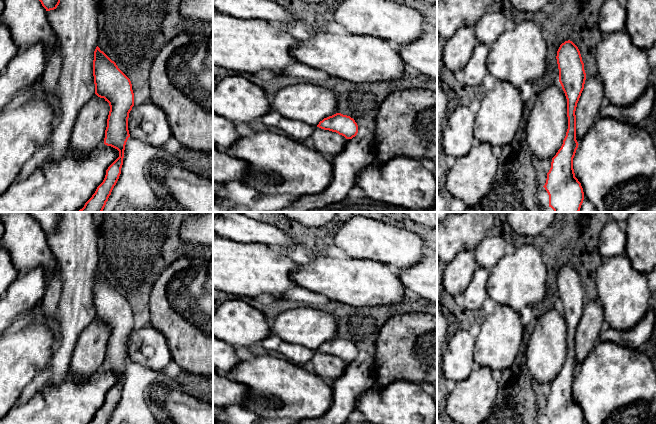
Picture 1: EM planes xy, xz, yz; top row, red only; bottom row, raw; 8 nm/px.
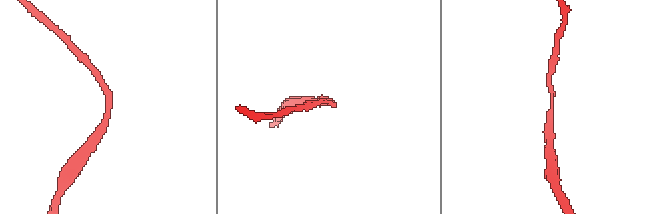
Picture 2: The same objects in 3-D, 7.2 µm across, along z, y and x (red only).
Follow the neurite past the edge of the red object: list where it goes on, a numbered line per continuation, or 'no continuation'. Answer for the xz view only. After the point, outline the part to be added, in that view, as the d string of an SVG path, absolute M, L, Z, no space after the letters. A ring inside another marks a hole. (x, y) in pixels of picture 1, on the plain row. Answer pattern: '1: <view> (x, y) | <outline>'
1: xz (310, 327) | M297 307L270 320L270 332L282 341L317 351L324 342L337 337L335 317L323 307Z

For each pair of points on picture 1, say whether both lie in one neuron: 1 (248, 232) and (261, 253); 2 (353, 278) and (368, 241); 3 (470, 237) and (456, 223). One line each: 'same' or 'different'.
1: different
2: different
3: same

